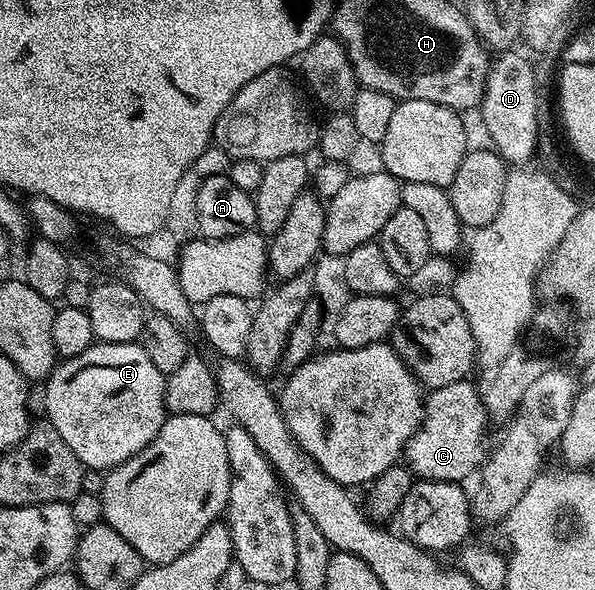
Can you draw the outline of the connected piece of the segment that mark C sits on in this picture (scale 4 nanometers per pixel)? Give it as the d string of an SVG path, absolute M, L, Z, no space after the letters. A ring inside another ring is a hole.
M464 379L457 383L449 383L449 387L432 389L426 394L423 402L423 422L413 436L407 440L405 461L416 478L425 481L453 481L466 482L466 477L471 472L482 466L489 453L489 445L483 442L483 436L487 433L487 421L489 414L483 406L483 394L480 386L474 385L474 380Z

